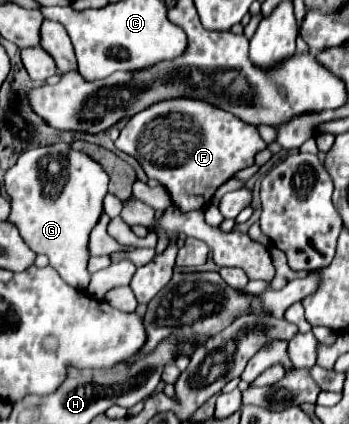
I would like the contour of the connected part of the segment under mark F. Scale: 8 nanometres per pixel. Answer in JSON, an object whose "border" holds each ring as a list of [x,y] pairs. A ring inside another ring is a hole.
{"border":[[[189,97],[153,103],[145,111],[133,115],[121,129],[115,147],[133,155],[145,169],[149,179],[157,179],[167,187],[175,207],[191,211],[205,207],[217,187],[231,179],[239,169],[253,165],[255,153],[267,147],[253,125],[245,125],[233,113]]]}

